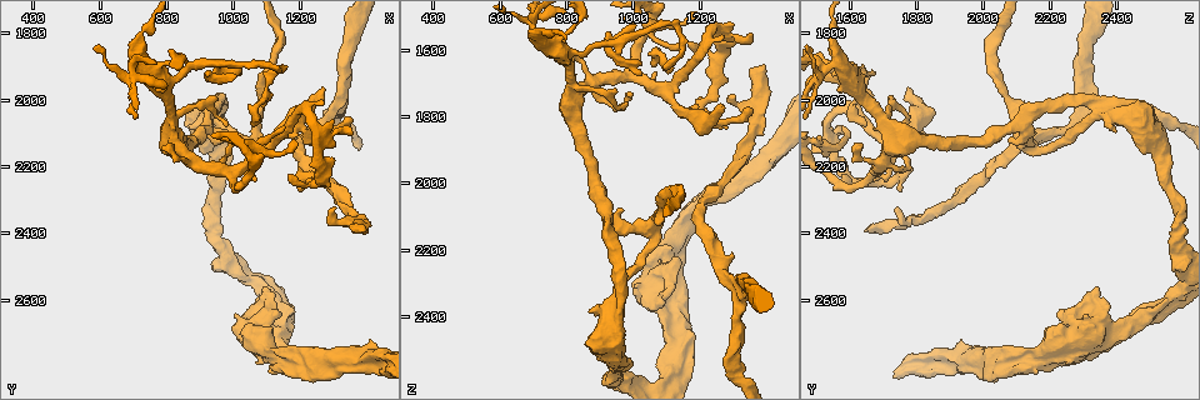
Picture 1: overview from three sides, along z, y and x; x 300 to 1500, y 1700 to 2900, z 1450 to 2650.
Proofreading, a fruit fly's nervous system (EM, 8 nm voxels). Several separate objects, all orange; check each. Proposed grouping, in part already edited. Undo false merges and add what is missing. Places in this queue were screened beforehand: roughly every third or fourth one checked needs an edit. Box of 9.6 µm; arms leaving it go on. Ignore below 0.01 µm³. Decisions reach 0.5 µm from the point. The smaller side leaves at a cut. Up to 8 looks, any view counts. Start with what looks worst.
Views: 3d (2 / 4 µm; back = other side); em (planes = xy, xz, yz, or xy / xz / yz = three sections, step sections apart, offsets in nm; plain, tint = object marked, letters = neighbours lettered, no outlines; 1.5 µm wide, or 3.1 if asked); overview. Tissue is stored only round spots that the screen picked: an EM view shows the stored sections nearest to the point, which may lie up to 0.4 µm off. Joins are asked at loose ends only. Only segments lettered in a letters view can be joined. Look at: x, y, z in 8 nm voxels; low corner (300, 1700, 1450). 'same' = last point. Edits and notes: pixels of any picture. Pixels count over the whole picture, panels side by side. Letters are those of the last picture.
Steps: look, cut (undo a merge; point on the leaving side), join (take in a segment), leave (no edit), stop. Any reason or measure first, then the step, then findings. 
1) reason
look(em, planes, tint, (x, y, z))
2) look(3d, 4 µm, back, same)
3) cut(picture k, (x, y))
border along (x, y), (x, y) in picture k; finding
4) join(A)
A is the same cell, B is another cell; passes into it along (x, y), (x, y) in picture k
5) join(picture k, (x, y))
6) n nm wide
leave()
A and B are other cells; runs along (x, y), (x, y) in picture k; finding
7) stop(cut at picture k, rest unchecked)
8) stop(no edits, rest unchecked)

free end
look(3d, 4 µm, (1390, 2400, 1650))

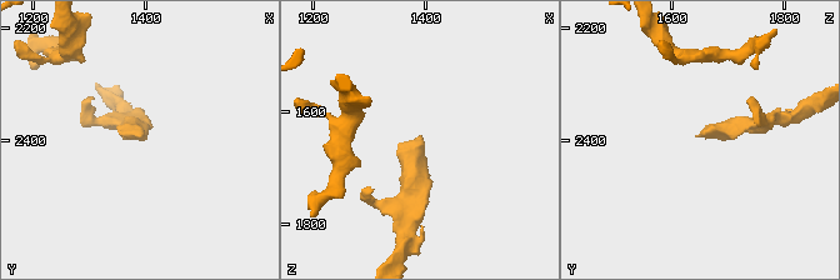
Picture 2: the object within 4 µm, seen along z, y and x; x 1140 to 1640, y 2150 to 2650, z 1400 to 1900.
look(em, planes, letters, (1390, 2395, 1645))

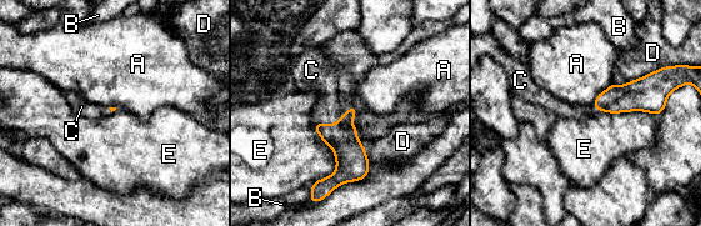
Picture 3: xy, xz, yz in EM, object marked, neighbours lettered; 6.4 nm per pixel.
join(C)
C is the same cell, A, B, D and E are other cells; passes into it along (350, 155), (335, 124), (334, 86) in picture 3; it goes on there

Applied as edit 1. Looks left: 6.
sharp bend
look(em, yz, step 8, letters, (1070, 2160, 2140))

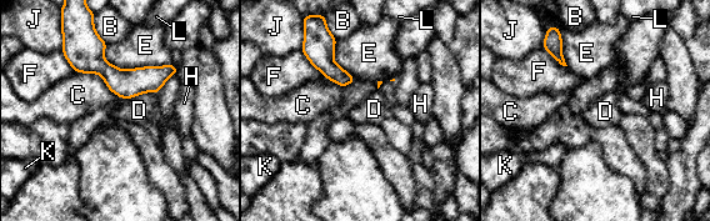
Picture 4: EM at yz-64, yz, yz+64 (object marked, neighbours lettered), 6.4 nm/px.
leave()
B, C, D, E, F, H, J, K and L are other cells; border along (74, 70), (98, 74), (119, 98) in picture 4; continuous, no second neuron

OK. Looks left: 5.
sudden change in width
look(em, planes, tint, (710, 1800, 1540))

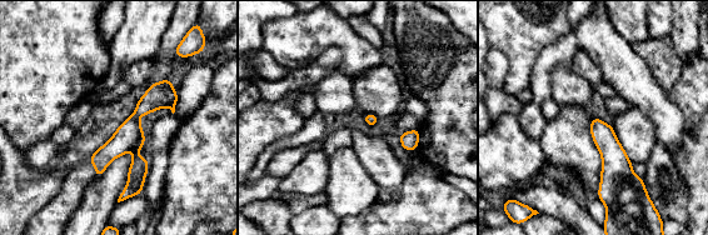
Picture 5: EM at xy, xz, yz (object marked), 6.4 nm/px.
look(em, planes, letters, same)

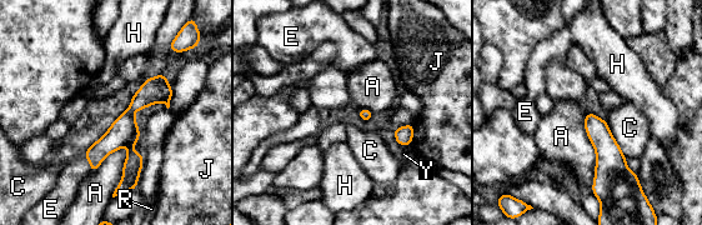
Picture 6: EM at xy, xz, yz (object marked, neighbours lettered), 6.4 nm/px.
leave()
A, C, E, H, J, R and Y are other cells; runs along (161, 78), (129, 113), (130, 179), (119, 190) in picture 6; continuous, no second neuron

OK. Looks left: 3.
stop(join at picture 3, rest unchecked)

